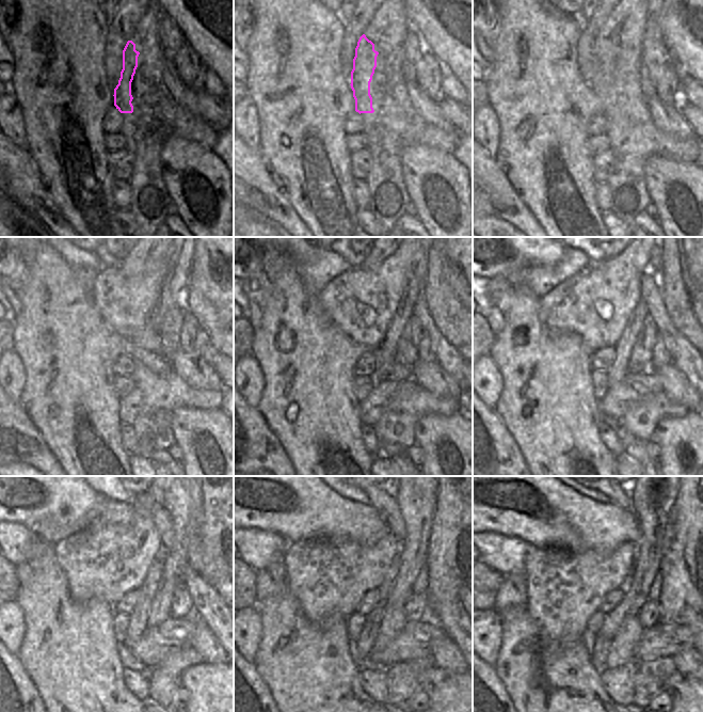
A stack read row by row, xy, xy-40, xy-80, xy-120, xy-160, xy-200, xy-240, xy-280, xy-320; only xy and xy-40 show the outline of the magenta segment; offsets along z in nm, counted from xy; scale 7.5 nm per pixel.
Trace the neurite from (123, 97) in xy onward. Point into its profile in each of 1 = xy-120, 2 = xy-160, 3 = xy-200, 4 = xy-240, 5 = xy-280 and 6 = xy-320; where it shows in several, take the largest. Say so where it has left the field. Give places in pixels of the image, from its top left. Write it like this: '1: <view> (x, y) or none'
1: xy-120 (124, 301)
2: xy-160 (362, 305)
3: xy-200 (596, 304)
4: xy-240 (105, 560)
5: xy-280 (329, 579)
6: xy-320 (563, 588)

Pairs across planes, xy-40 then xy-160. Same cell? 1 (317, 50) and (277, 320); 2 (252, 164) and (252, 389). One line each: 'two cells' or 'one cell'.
1: one cell
2: two cells

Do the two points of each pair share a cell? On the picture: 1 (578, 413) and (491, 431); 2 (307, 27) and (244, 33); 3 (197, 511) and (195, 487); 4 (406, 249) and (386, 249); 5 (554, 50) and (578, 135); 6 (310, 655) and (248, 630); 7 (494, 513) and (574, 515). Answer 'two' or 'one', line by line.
1: two
2: two
3: one
4: two
5: one
6: two
7: one

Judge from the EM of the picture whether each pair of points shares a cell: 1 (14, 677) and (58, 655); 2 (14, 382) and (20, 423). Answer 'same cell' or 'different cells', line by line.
1: different cells
2: different cells

